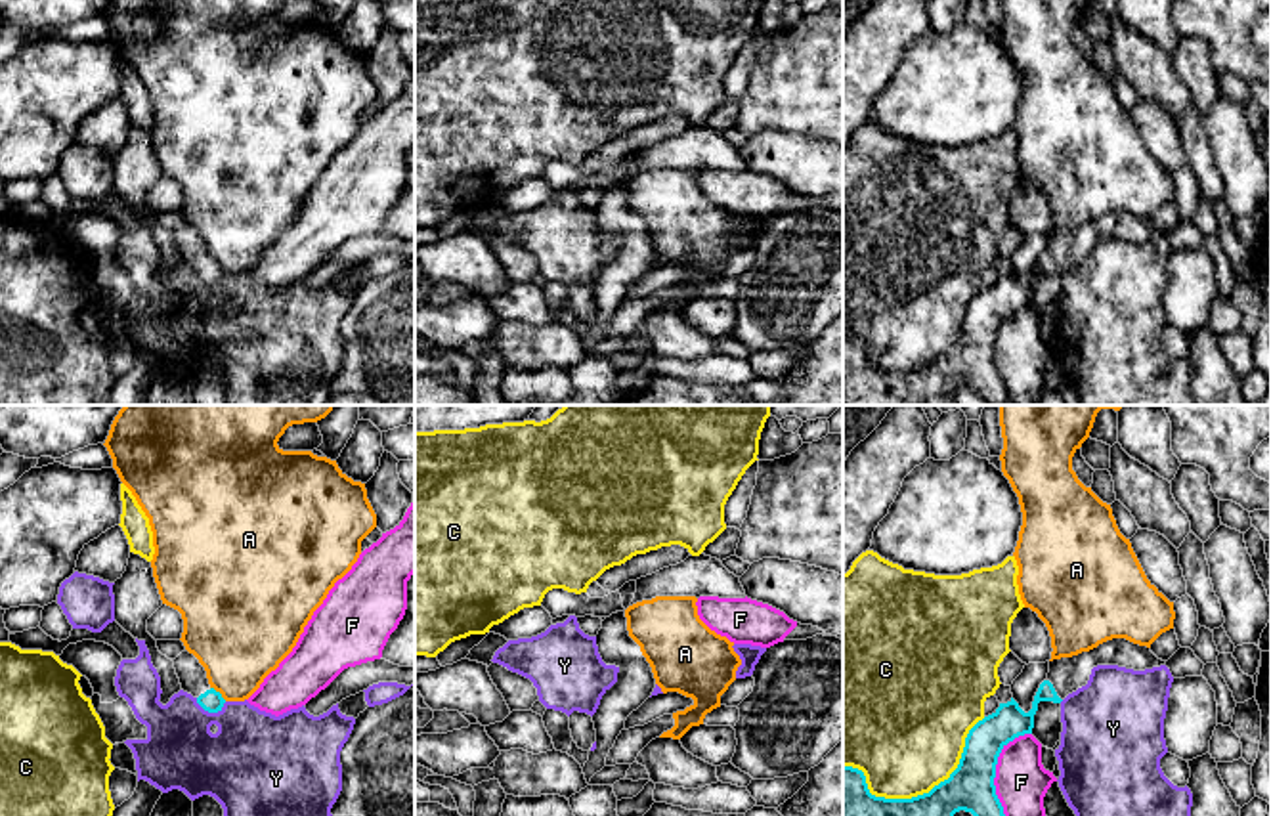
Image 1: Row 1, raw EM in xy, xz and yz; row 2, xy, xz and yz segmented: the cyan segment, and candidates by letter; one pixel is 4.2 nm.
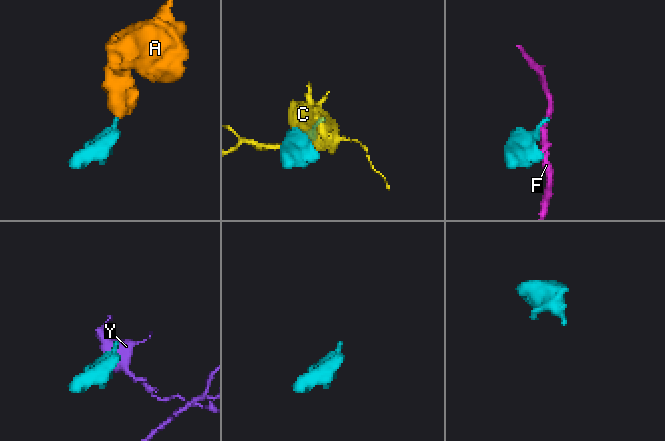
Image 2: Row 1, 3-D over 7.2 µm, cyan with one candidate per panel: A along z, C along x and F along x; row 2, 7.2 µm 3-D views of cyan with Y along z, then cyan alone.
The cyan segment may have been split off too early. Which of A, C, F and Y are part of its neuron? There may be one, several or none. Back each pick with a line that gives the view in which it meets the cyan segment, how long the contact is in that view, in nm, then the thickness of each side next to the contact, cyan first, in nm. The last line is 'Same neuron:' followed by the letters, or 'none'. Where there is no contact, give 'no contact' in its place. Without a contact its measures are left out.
Same neuron: none

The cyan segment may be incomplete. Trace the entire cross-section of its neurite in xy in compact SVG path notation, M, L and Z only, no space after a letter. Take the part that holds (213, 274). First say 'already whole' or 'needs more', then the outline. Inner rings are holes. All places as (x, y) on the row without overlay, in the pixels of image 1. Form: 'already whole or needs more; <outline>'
needs more; M185 222L172 233L174 233L174 241L180 250L182 262L191 266L205 283L208 285L222 283L226 271L222 269L220 264L216 264L208 256L206 243L199 235L199 231Z

